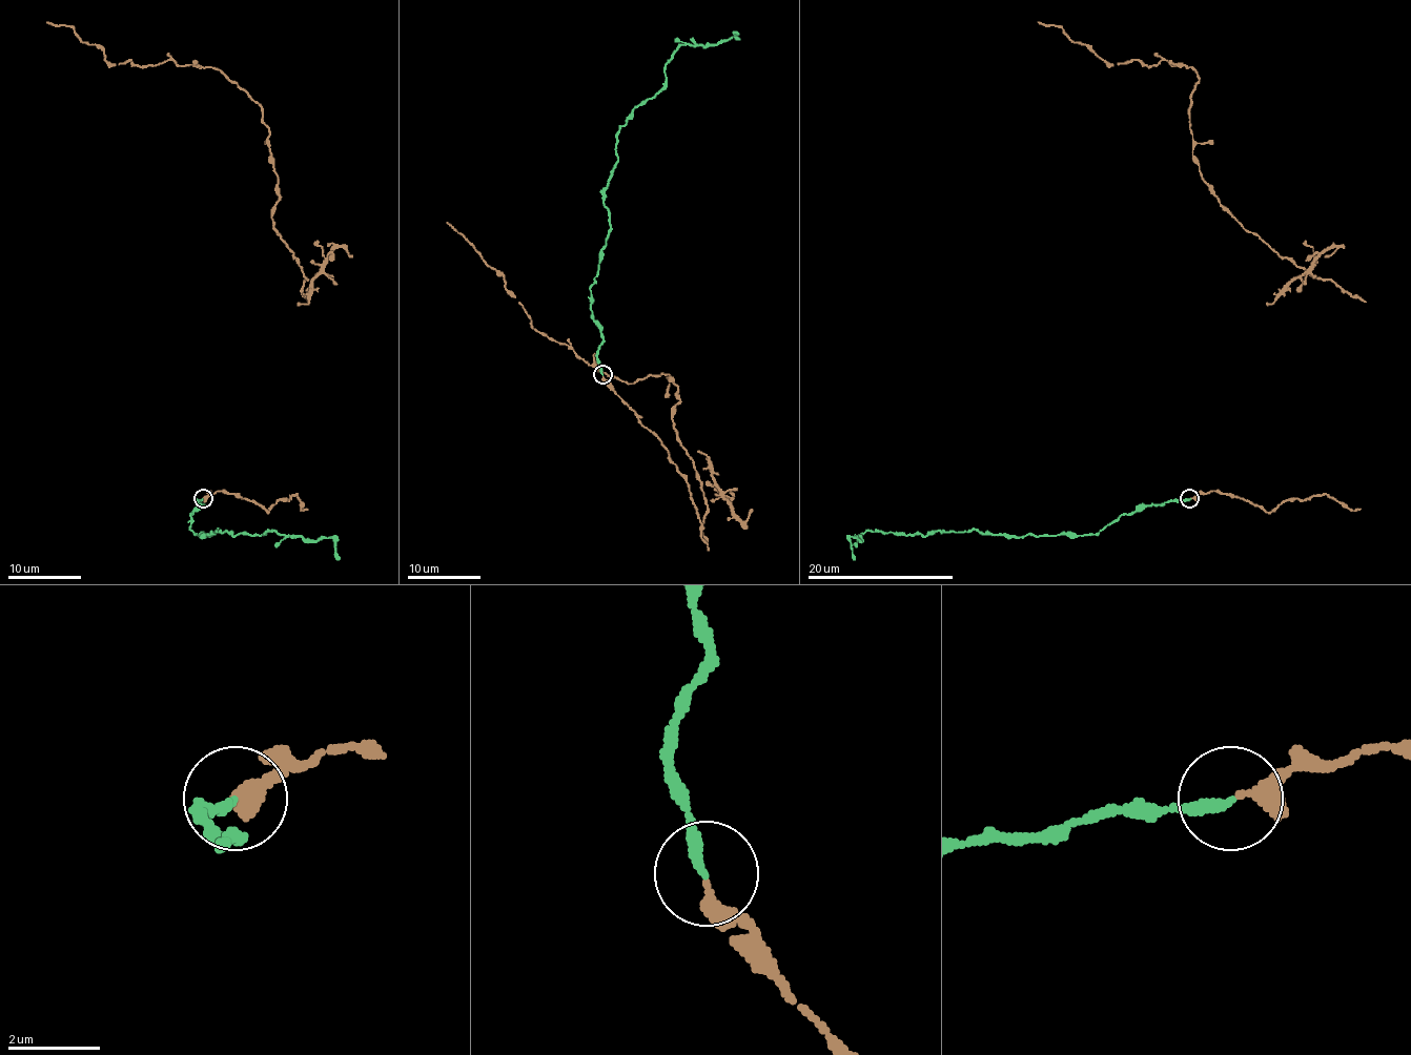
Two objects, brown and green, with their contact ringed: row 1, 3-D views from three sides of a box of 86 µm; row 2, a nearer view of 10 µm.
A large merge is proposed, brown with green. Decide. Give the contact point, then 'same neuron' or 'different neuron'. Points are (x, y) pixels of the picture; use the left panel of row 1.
place (203, 498); same neuron

